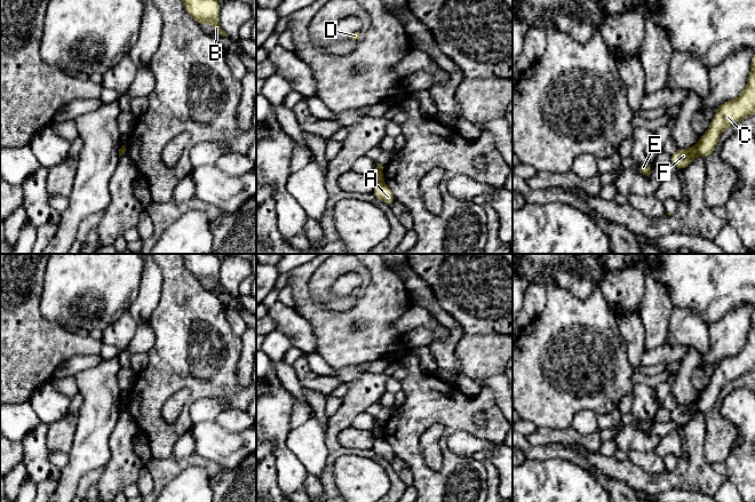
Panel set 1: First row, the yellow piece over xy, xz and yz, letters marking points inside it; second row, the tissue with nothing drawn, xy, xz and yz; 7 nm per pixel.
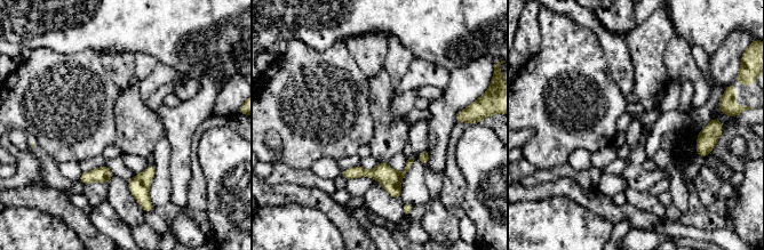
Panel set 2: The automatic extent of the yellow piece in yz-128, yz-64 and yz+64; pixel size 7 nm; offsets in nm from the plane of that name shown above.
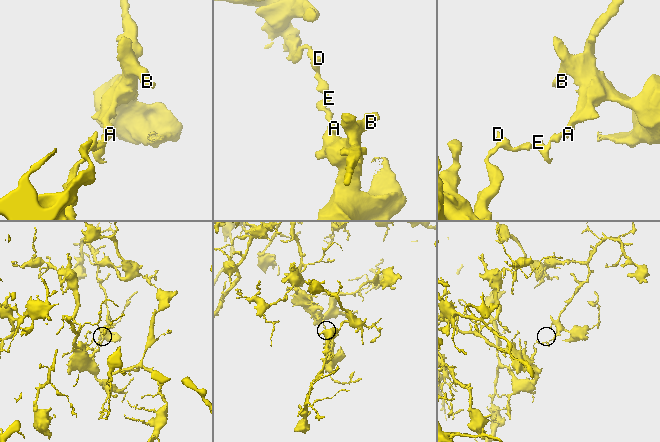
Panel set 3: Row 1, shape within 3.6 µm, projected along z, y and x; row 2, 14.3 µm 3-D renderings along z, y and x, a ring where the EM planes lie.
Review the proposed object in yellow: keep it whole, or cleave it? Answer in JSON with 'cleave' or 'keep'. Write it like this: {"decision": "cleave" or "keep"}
{"decision": "cleave"}

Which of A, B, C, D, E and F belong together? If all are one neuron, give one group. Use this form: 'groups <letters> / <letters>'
groups A B C / D E F

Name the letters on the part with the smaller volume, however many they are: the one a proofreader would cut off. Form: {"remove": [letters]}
{"remove": ["A", "B", "C"]}

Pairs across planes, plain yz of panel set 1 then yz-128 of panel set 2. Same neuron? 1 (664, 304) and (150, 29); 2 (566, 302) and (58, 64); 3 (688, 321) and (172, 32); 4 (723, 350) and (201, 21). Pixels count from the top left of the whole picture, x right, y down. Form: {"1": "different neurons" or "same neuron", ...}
{"1": "different neurons", "2": "same neuron", "3": "different neurons", "4": "different neurons"}

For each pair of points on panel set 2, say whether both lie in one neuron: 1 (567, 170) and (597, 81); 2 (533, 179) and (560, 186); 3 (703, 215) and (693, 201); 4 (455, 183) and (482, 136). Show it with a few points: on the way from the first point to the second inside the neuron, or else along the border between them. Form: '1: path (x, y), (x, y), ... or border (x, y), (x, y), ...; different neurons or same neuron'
1: border (566, 162), (560, 166), (540, 169); different neurons
2: border (570, 177), (532, 186), (524, 186), (520, 183); different neurons
3: path (700, 211), (694, 204); same neuron
4: border (455, 145), (455, 161), (466, 183), (464, 198); different neurons

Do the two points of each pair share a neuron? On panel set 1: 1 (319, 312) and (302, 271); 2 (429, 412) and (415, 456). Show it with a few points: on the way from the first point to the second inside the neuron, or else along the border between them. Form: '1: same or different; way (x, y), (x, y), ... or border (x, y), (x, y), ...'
1: same; way (309, 303), (302, 296), (302, 281)
2: same; way (418, 423), (413, 428), (413, 445)

